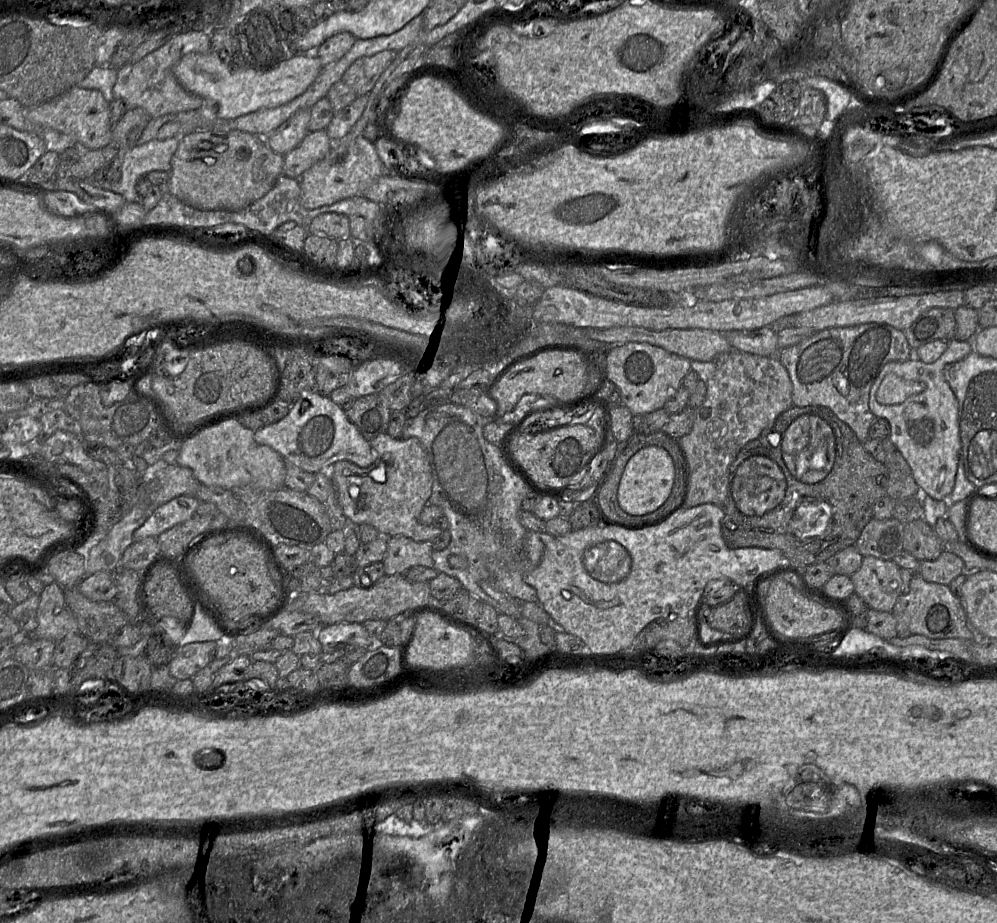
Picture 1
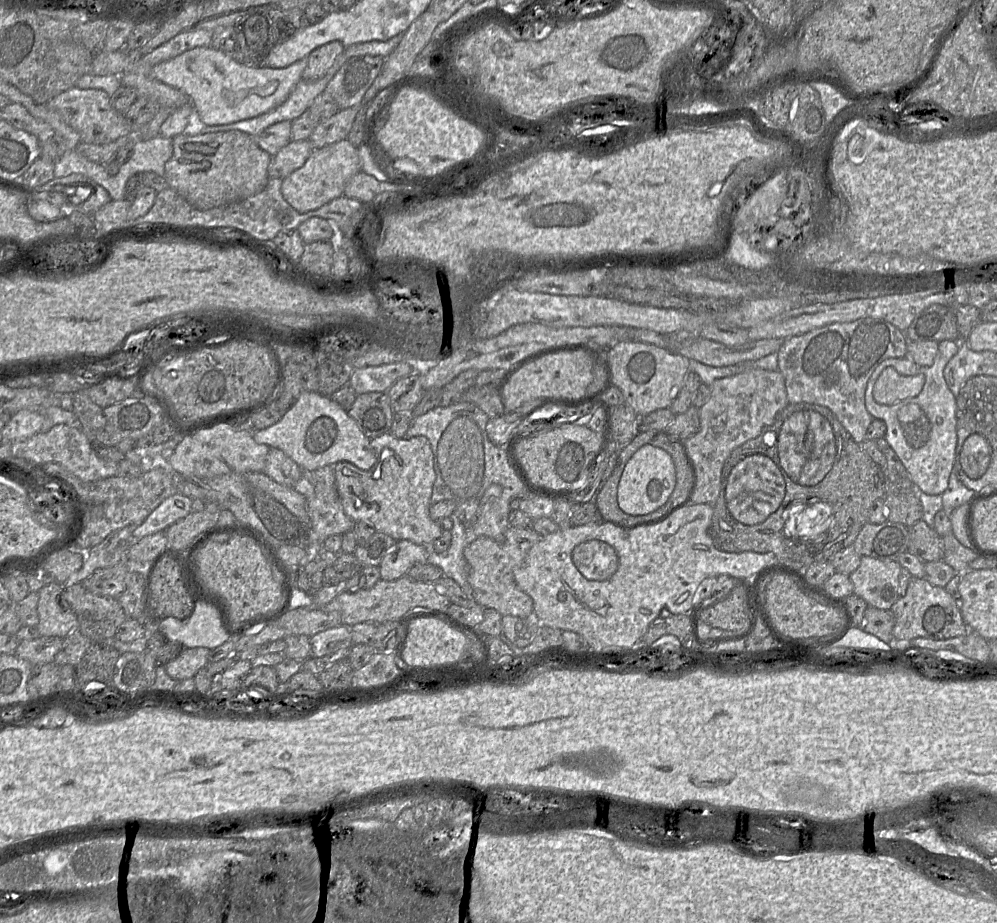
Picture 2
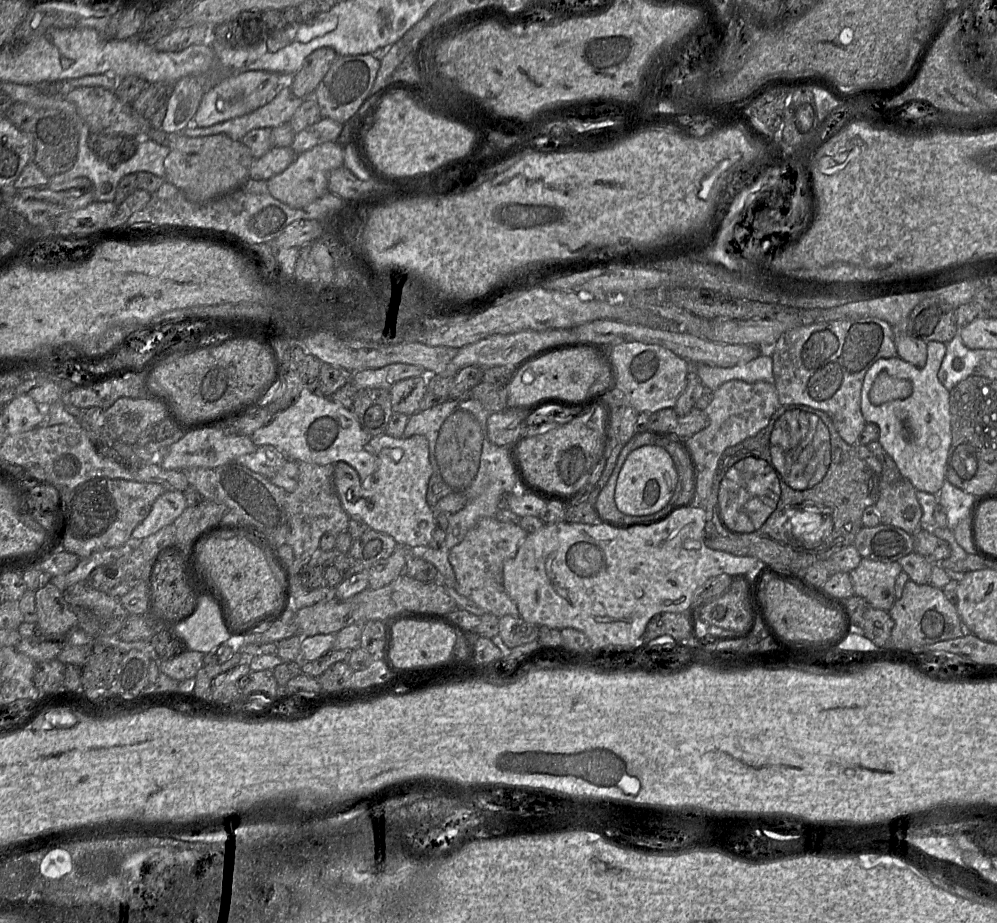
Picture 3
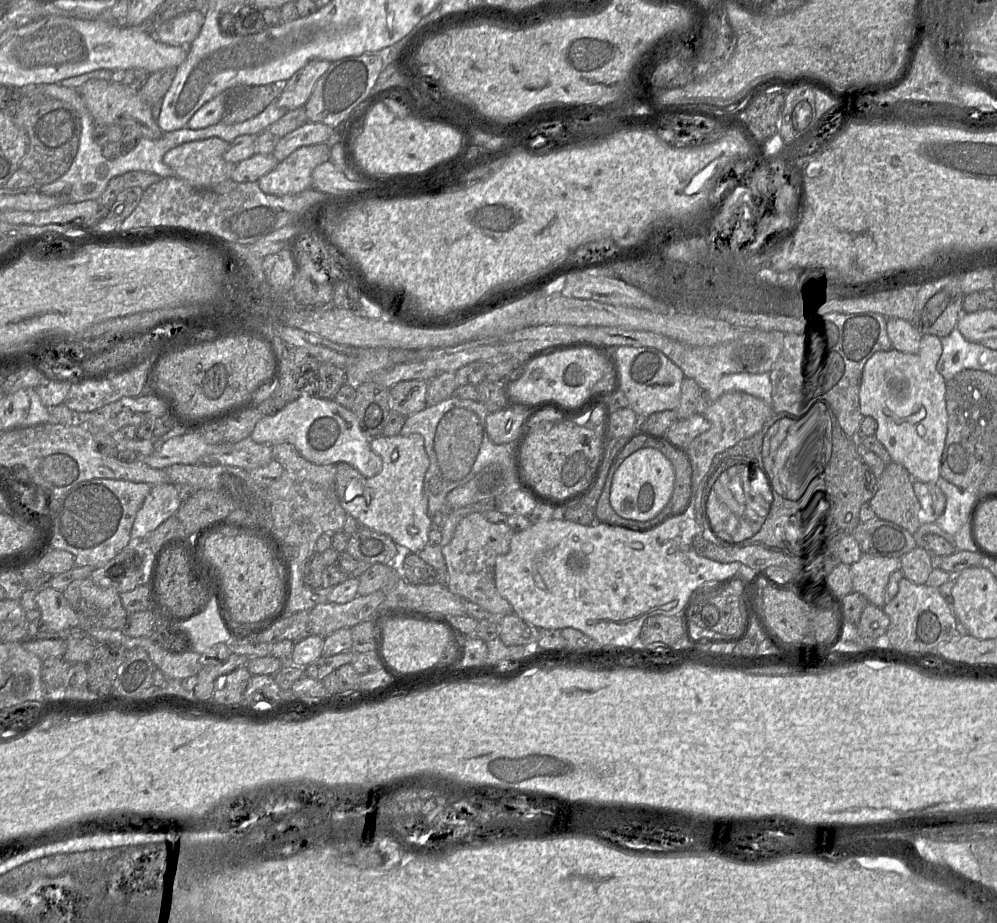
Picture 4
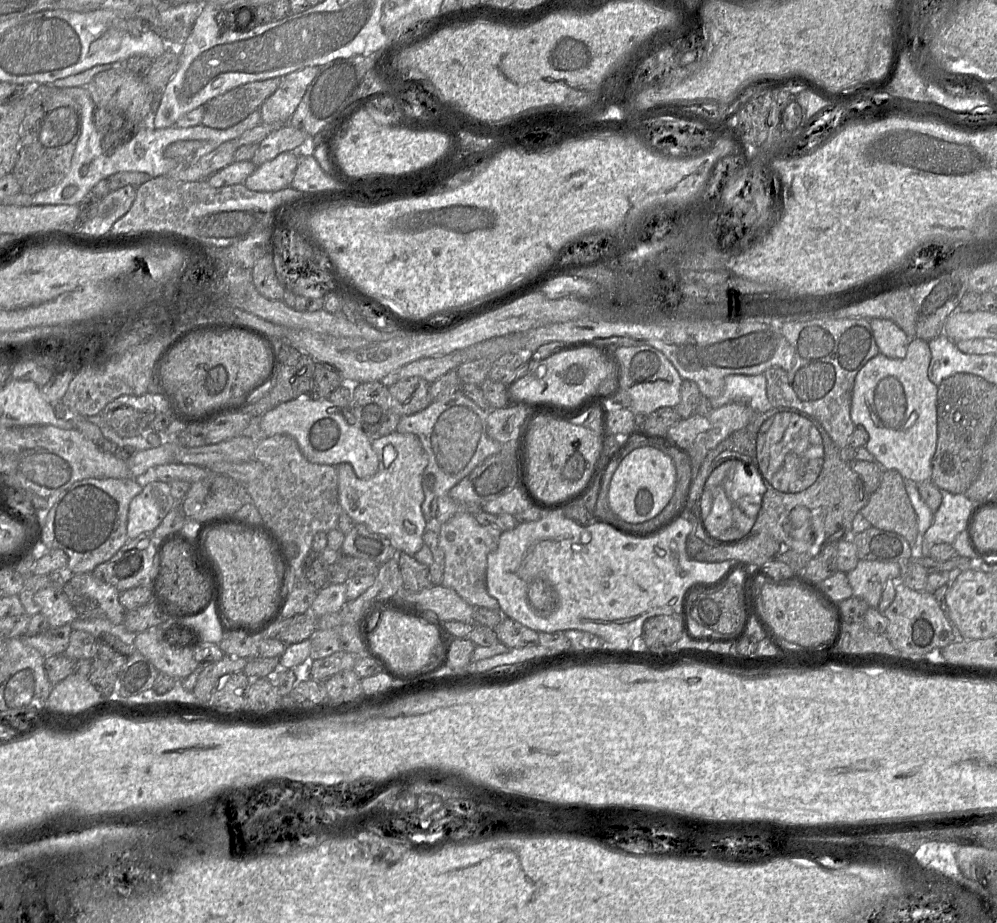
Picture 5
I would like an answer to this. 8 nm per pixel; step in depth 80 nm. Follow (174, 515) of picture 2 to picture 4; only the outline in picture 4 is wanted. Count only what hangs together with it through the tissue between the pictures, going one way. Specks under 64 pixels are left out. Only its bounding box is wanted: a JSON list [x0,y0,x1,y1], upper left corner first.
[131,483,181,541]

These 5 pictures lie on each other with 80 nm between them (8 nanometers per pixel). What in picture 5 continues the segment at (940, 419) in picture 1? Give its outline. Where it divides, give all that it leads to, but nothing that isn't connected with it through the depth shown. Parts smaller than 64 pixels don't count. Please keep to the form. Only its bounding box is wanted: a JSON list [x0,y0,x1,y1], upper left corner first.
[851,338,938,484]

